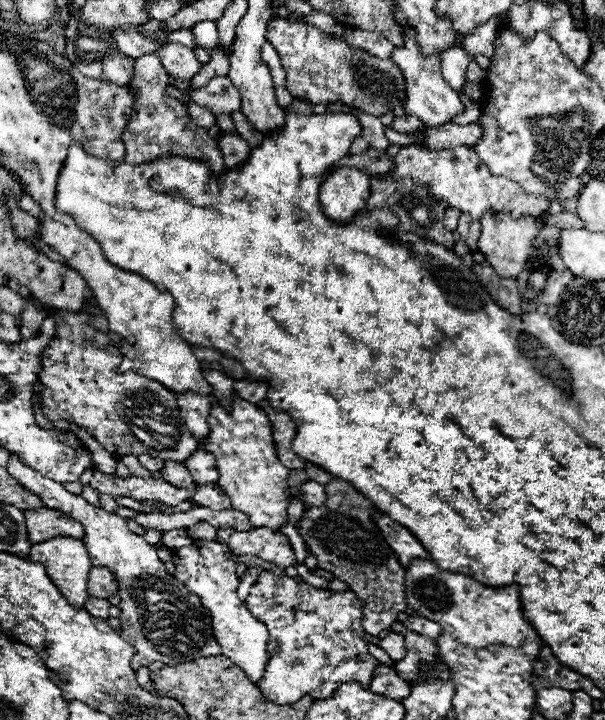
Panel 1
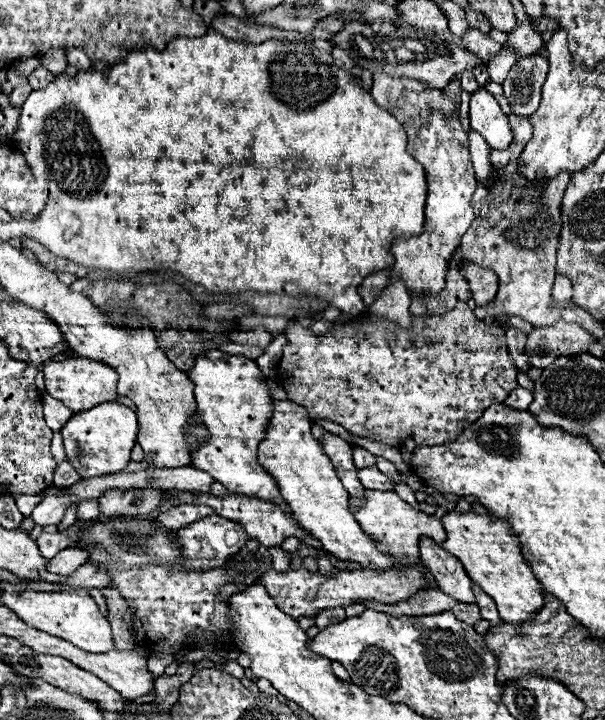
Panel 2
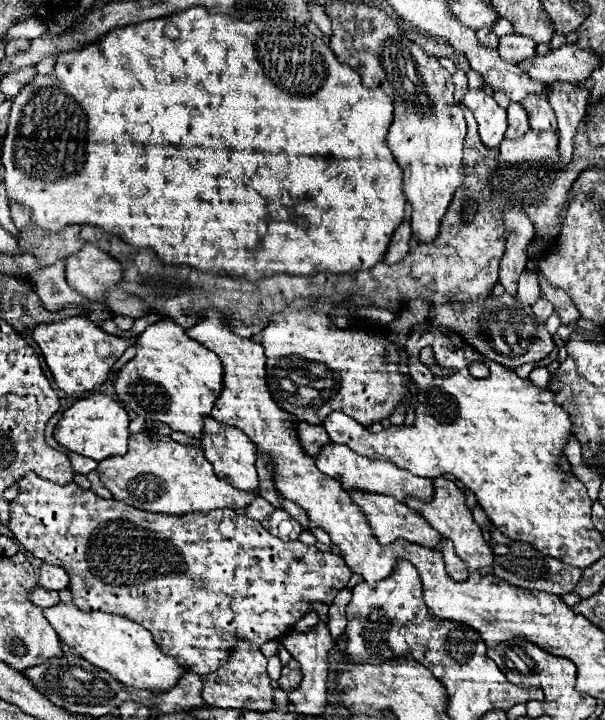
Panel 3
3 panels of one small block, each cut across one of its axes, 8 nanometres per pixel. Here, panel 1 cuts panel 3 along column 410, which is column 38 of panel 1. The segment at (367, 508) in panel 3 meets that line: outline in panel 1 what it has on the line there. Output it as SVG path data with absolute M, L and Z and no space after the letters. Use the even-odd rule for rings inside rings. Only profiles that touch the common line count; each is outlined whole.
M40 508L40 510L26 510L24 514L26 514L26 528L30 542L44 542L58 534L84 540L84 526L80 526L78 520L68 518L60 510Z

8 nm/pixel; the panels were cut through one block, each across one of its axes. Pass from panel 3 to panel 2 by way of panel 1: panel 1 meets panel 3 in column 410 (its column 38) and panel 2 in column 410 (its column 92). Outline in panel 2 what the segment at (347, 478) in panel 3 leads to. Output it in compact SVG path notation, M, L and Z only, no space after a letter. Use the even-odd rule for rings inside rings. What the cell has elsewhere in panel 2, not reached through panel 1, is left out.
M366 490L366 506L354 512L354 518L362 526L362 530L378 544L380 552L386 552L392 564L412 566L420 560L418 542L422 536L432 538L438 546L444 542L444 526L440 518L414 510L408 502L404 502L396 492L378 492Z

